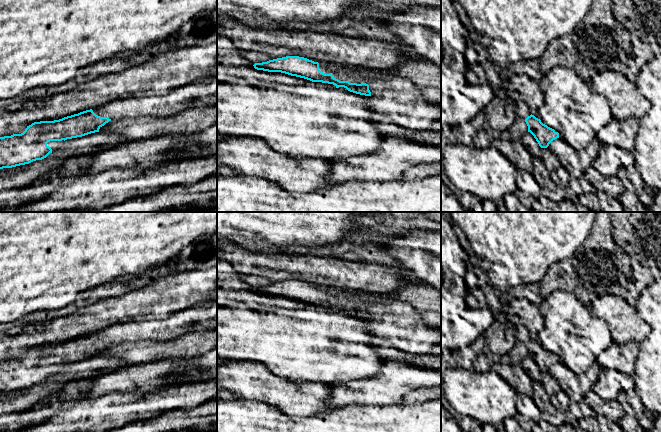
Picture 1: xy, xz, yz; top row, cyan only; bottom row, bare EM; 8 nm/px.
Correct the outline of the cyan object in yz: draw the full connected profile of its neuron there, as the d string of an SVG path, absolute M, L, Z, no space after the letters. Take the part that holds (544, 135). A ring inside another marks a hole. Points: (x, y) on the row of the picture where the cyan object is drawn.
M522 99L515 102L515 108L517 116L525 120L528 132L534 136L541 148L547 148L553 140L559 138L558 132L531 114L530 108Z

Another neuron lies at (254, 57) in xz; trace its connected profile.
M239 50L240 55L244 58L249 60L251 63L262 63L267 62L270 57L264 53L254 52L254 51L246 51L246 50Z

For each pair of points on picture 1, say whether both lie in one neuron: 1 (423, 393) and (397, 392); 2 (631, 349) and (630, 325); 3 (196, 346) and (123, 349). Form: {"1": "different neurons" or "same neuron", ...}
{"1": "different neurons", "2": "different neurons", "3": "same neuron"}

